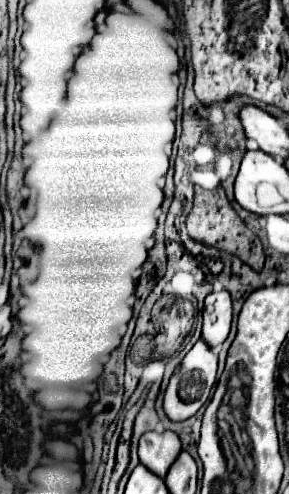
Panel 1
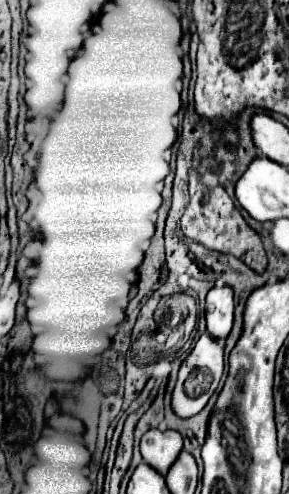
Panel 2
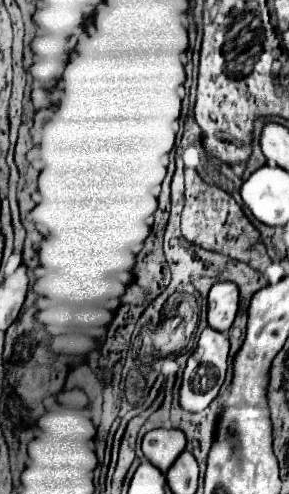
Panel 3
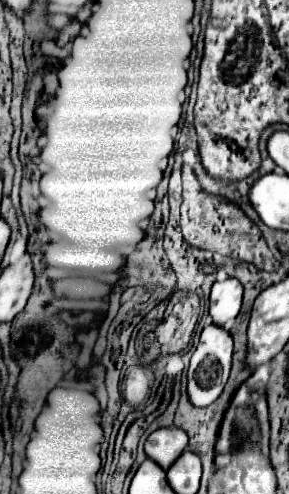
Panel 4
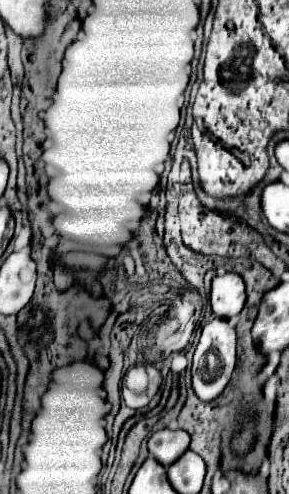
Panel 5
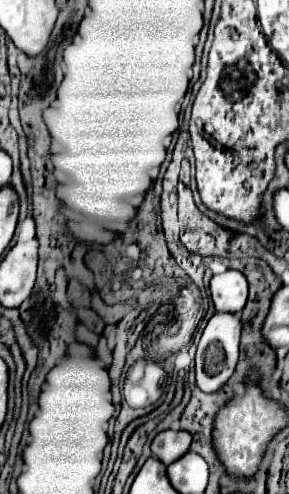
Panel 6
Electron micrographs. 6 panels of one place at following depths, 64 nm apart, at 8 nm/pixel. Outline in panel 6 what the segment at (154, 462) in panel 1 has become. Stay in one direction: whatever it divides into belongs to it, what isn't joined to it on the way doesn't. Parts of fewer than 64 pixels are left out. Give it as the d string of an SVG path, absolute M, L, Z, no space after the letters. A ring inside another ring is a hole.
M162 430L152 442L152 454L168 466L168 464L176 462L180 456L184 456L190 450L190 442L192 442L190 432Z

